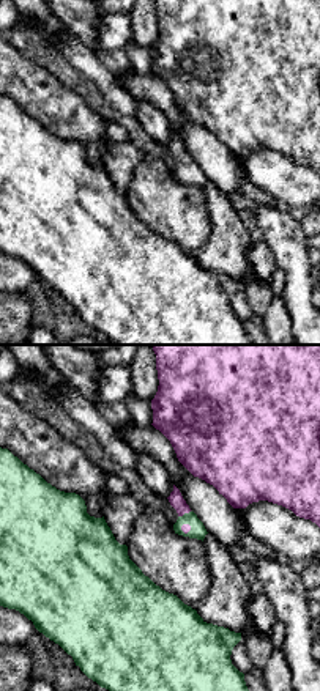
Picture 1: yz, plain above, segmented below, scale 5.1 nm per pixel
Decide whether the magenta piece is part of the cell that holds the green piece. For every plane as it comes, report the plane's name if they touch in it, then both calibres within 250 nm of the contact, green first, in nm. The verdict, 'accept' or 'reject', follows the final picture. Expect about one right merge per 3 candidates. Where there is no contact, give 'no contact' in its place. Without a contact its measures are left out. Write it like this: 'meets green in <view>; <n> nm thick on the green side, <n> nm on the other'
meets green in yz; 80 nm thick on the green side, 70 nm on the other

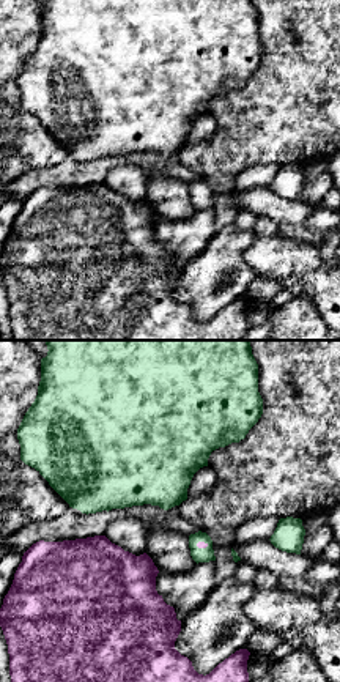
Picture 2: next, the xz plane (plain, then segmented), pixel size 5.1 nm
meets green in xz; 80 nm thick on the green side, 30 nm on the other

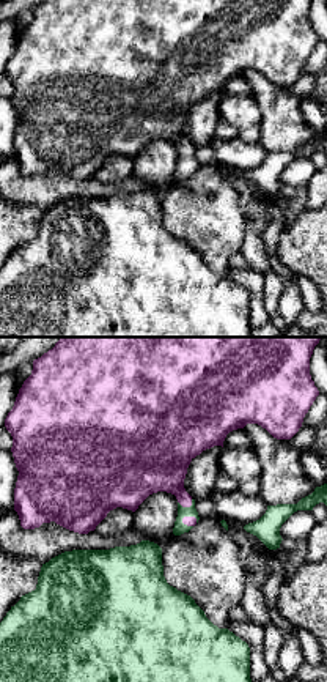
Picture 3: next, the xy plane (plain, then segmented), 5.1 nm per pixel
meets green in xy; 70 nm thick on the green side, 260 nm on the other

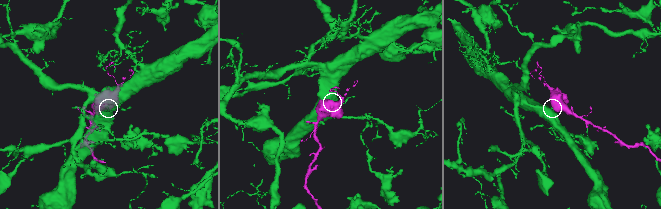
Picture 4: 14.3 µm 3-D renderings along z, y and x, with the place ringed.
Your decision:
accept

